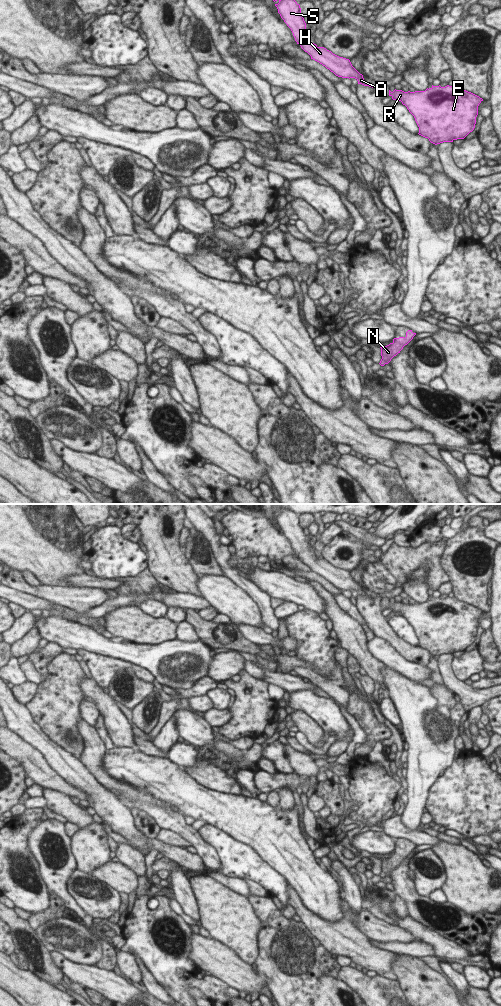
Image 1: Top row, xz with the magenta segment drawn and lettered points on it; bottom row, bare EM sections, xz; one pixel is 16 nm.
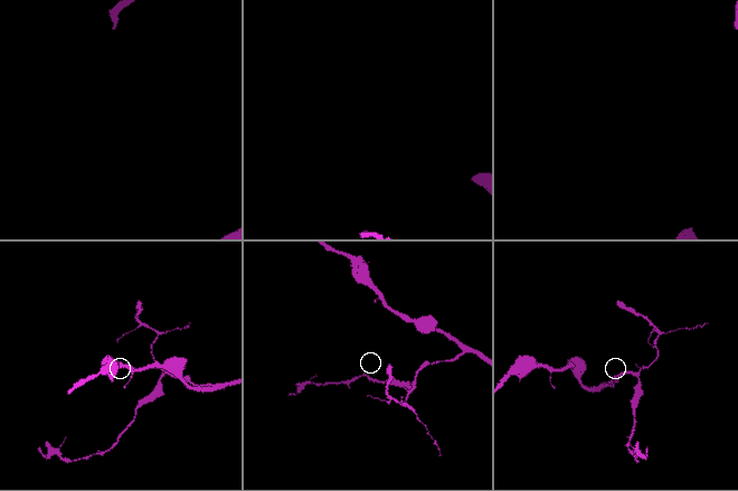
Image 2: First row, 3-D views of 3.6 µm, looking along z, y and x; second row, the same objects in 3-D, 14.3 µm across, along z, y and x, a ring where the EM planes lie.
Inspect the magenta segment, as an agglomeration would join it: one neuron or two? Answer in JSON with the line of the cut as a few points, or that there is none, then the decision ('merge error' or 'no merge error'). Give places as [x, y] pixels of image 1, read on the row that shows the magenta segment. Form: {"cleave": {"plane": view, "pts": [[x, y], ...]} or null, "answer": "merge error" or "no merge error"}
{"cleave": null, "answer": "no merge error"}

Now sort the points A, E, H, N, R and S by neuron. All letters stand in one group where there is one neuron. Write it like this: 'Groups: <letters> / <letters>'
Groups: A E H N R S

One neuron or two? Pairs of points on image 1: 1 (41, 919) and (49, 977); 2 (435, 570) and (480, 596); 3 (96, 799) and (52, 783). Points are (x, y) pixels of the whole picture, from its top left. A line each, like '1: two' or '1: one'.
1: two
2: two
3: two

